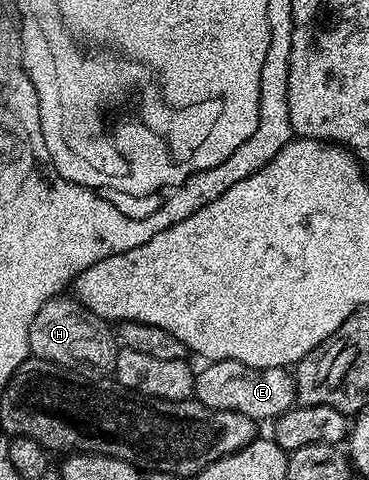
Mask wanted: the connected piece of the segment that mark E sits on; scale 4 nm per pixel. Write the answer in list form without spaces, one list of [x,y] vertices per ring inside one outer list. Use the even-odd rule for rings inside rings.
[[[216,359],[205,366],[197,372],[194,395],[212,409],[235,411],[255,421],[273,421],[295,406],[294,377],[285,367],[246,367],[235,359]]]

